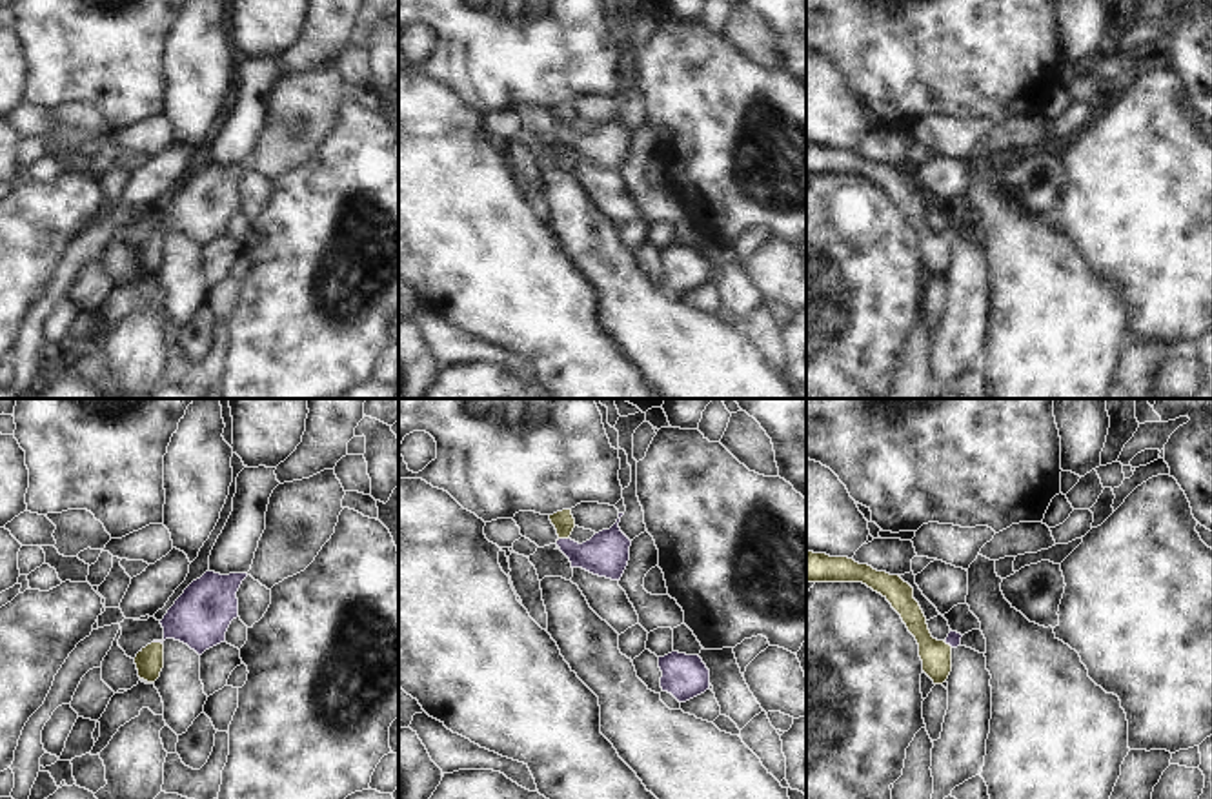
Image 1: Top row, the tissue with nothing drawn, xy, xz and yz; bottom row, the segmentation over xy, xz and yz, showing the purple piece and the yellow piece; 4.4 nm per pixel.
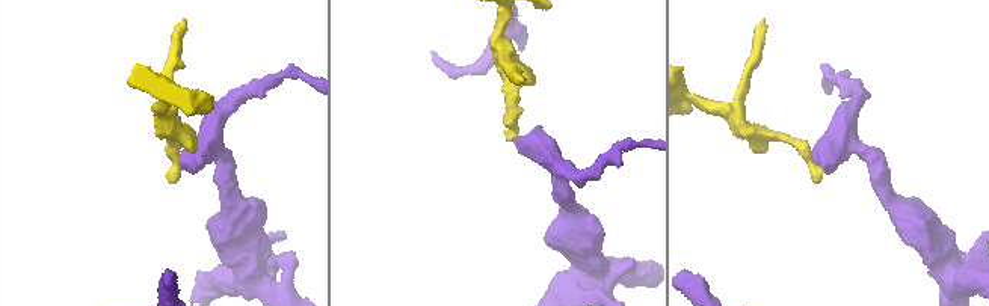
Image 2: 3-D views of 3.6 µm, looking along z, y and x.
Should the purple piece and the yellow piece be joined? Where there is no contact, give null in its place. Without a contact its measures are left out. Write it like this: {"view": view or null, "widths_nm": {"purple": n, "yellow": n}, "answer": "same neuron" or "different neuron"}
{"view": "xz", "widths_nm": {"purple": 200, "yellow": 90}, "answer": "same neuron"}

